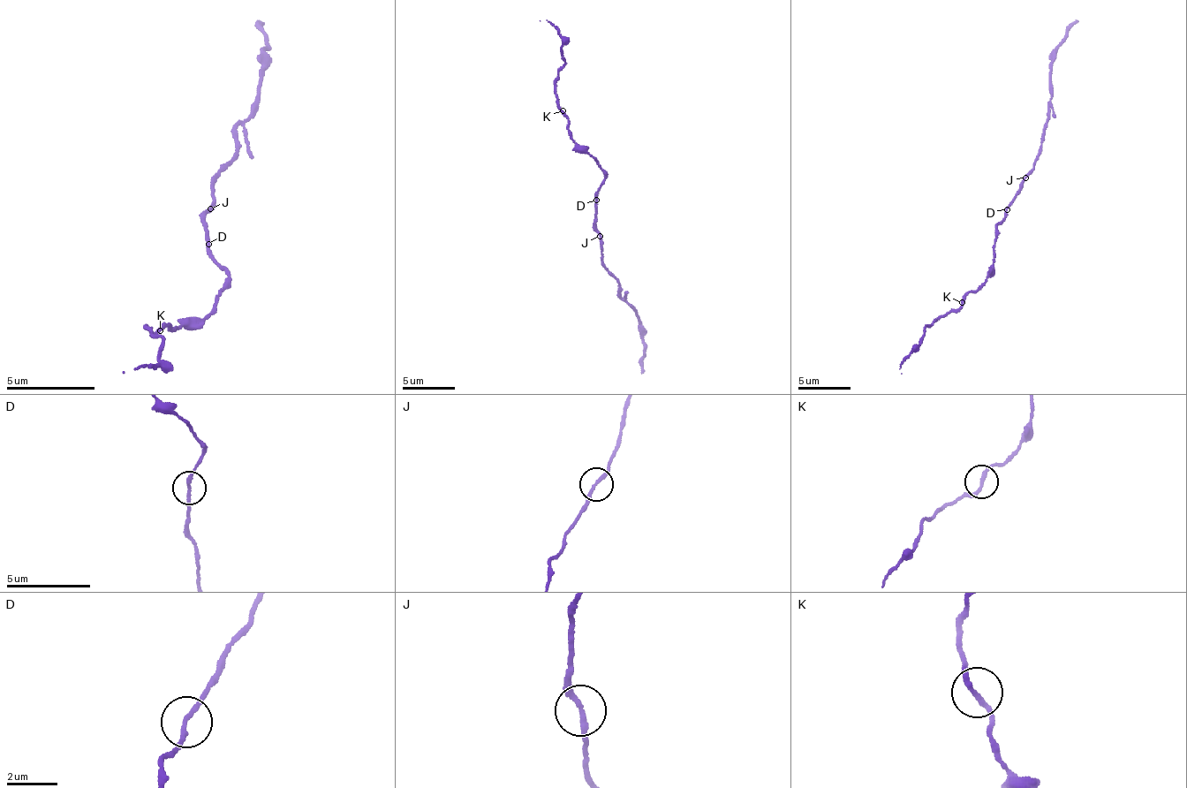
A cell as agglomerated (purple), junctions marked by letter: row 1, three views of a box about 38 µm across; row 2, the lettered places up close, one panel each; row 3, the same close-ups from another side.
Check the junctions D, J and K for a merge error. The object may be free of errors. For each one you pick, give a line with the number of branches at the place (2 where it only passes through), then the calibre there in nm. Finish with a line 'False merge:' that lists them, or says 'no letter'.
J: 2 branches meet; 200 nm thick
False merge: J

